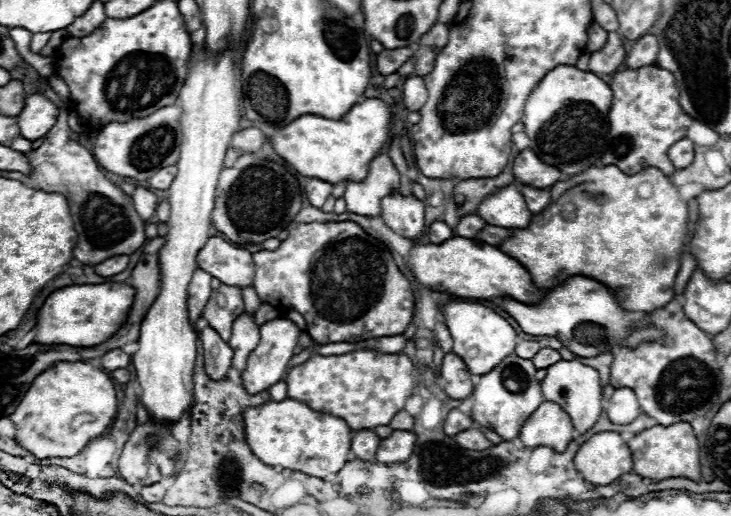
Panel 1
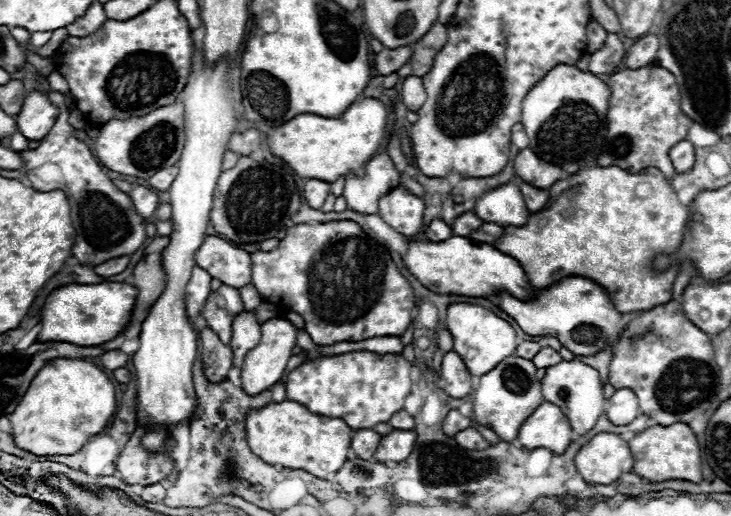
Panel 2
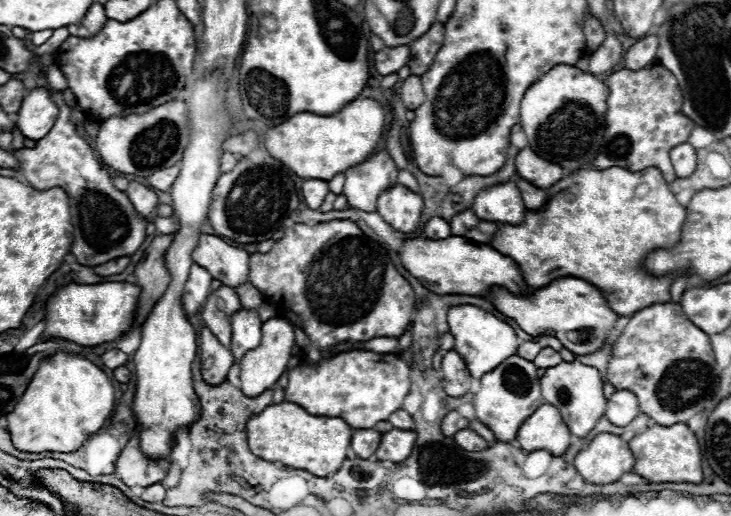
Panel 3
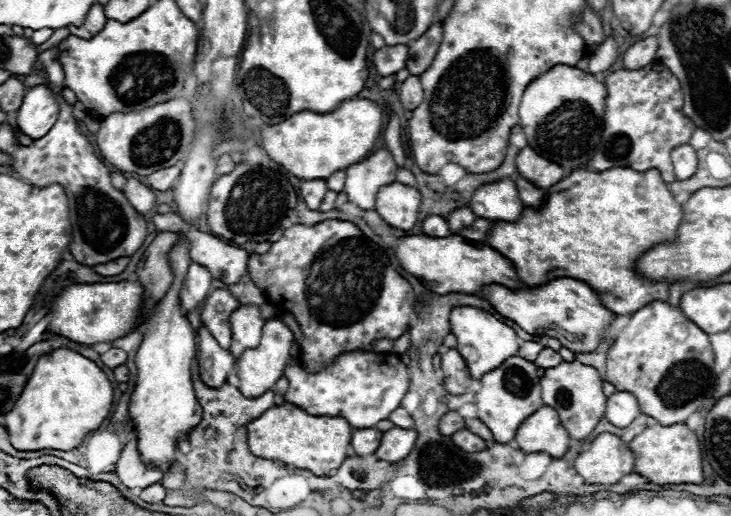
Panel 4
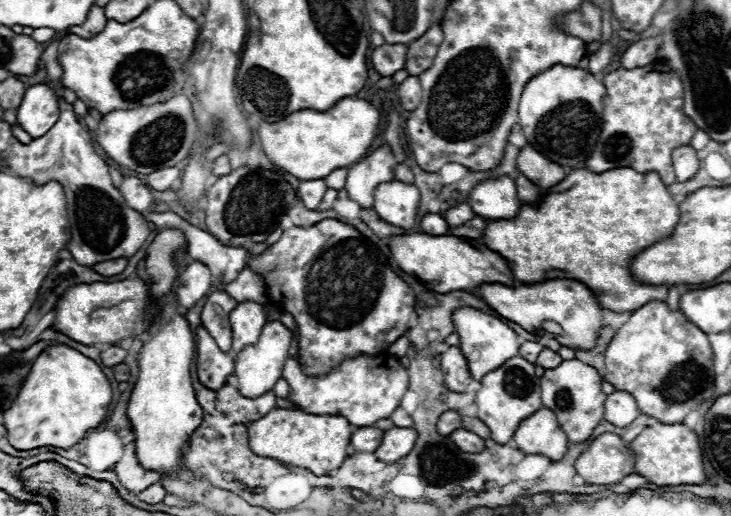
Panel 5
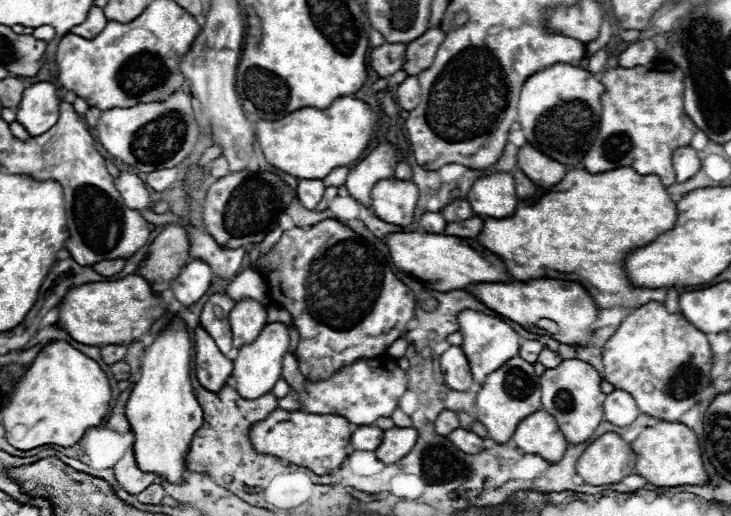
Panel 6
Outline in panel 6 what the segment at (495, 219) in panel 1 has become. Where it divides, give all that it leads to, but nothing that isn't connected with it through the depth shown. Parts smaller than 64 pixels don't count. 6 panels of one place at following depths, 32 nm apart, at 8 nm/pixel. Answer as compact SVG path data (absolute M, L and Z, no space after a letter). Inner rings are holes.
M494 172L478 178L466 194L466 200L472 204L472 210L478 216L490 218L508 218L516 208L514 178L510 172Z

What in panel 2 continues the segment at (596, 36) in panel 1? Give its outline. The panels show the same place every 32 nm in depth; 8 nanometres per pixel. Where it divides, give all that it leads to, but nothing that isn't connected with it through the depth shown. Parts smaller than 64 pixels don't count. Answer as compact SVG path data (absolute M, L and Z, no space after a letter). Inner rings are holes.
M590 18L586 24L586 36L588 36L588 52L596 52L604 44L608 32L594 18Z

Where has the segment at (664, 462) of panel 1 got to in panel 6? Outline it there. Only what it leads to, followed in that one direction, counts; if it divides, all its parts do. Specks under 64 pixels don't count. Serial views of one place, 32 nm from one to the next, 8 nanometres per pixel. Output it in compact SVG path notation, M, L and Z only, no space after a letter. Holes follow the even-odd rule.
M658 422L646 428L630 446L638 458L634 474L654 486L704 486L708 482L698 436L680 422Z

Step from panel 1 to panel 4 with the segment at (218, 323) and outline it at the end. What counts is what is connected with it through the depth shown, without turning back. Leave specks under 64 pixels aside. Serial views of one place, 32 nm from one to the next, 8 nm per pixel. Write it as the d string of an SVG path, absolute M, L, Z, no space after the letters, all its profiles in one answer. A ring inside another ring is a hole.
M220 288L206 298L206 304L202 310L202 324L210 330L210 334L224 350L230 348L230 340L232 340L228 318L238 306L240 302L226 288Z

